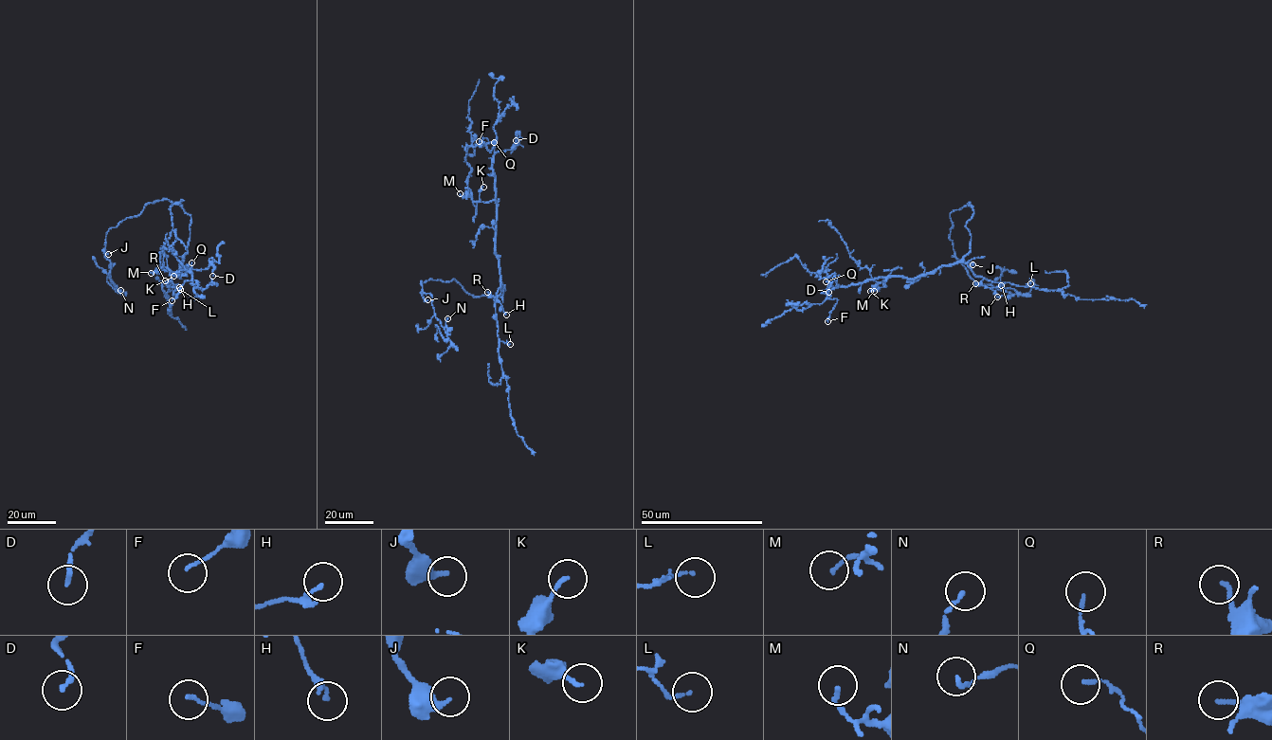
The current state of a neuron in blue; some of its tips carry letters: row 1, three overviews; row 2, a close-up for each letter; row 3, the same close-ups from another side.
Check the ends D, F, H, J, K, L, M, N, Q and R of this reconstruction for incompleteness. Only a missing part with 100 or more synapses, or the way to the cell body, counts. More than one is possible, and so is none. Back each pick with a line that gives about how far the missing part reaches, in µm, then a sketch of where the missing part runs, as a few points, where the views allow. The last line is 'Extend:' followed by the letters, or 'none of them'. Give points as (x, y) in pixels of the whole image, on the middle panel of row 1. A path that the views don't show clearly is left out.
Extend: none of them

